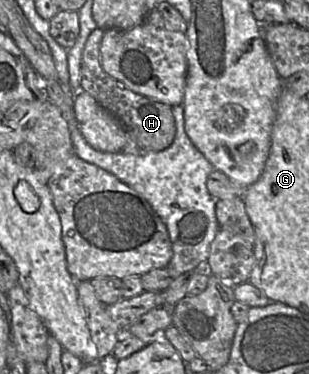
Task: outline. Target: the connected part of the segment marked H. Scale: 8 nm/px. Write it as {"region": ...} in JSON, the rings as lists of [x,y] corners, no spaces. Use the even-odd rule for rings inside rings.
{"region":[[[96,28],[85,42],[80,64],[80,90],[92,96],[122,124],[125,131],[125,144],[121,152],[139,156],[168,148],[175,136],[172,107],[129,90],[104,72],[100,64],[103,34],[104,29]]]}

